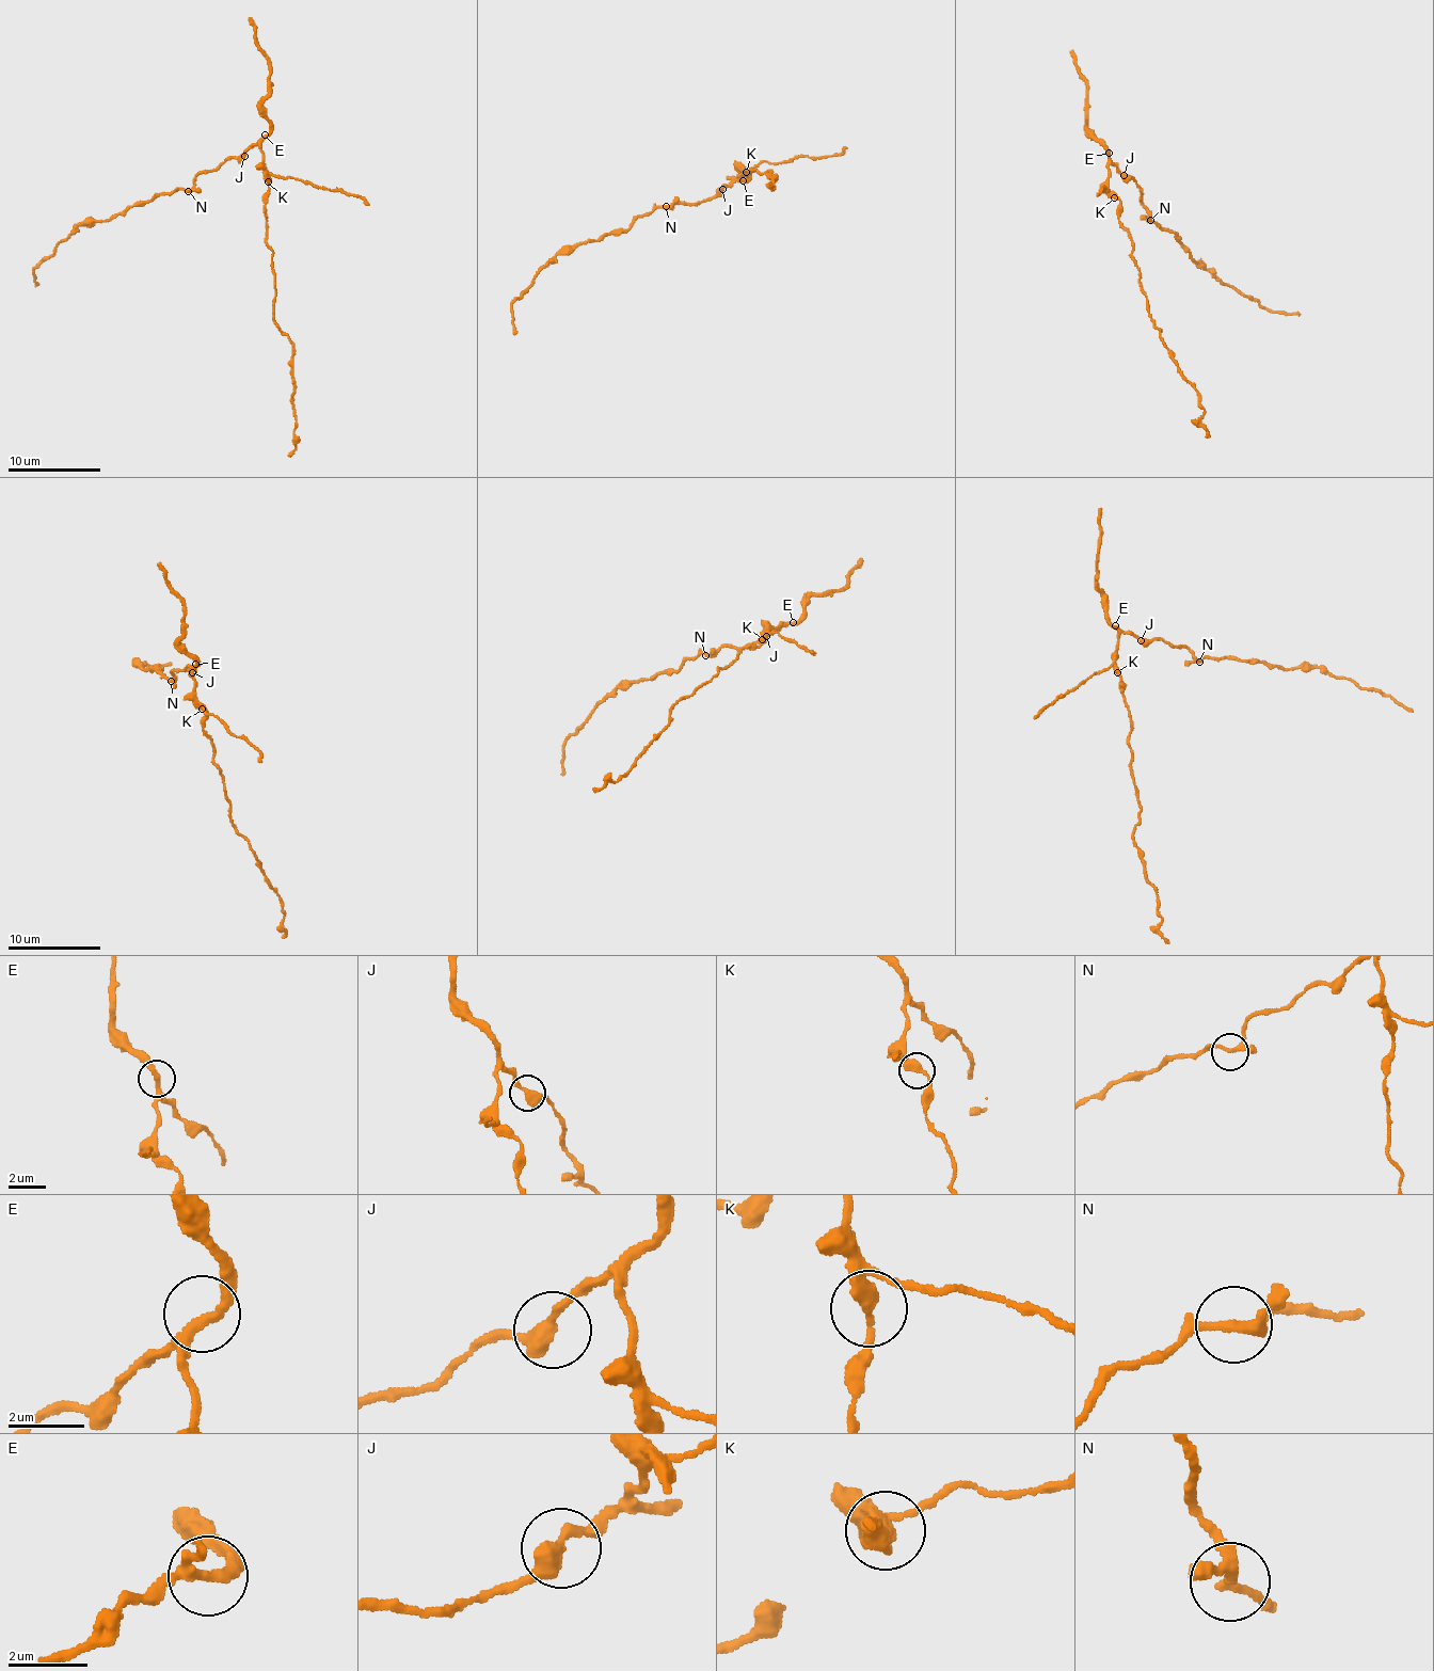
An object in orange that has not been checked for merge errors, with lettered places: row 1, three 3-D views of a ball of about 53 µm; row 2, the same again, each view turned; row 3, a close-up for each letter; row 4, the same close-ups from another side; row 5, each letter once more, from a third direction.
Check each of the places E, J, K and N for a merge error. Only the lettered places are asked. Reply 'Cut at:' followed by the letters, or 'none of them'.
Cut at: none of them

